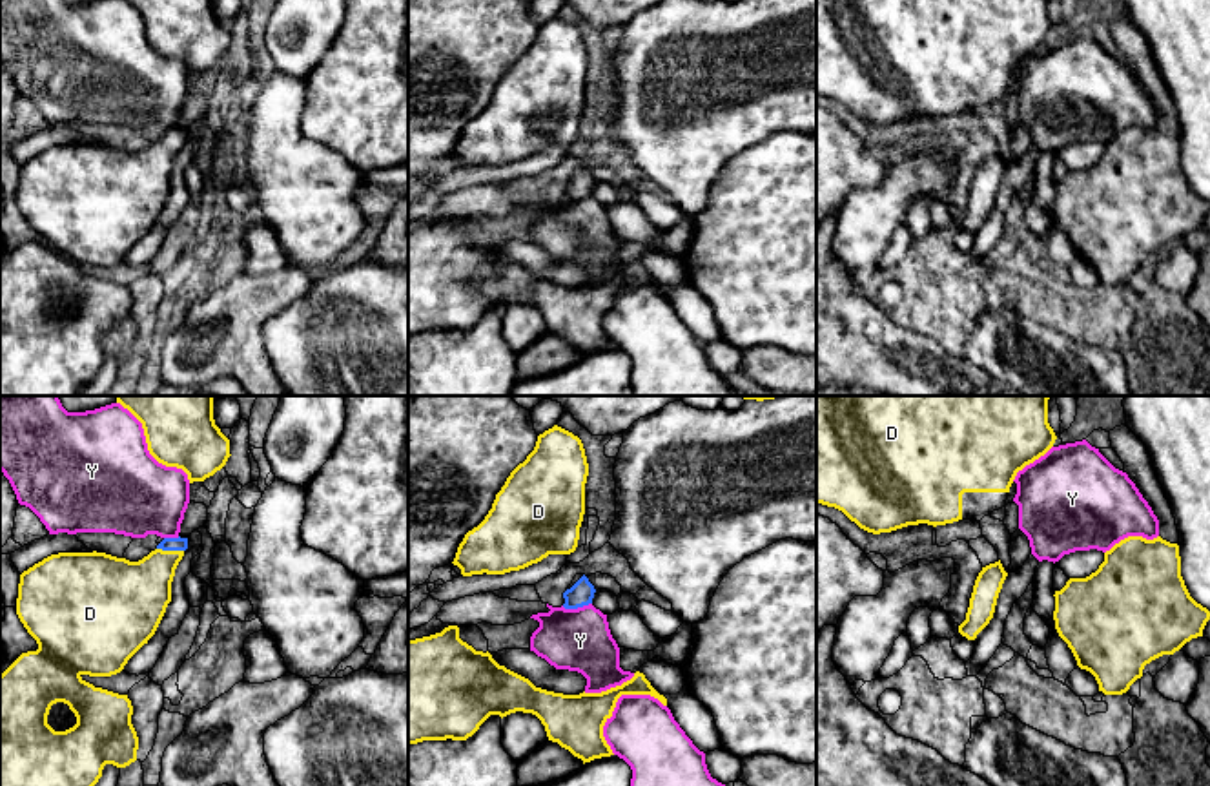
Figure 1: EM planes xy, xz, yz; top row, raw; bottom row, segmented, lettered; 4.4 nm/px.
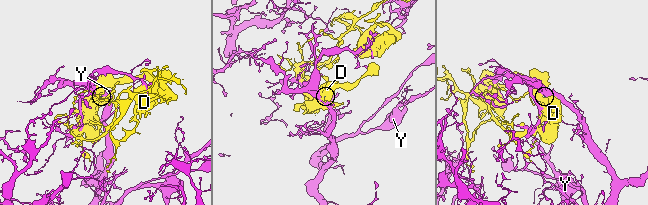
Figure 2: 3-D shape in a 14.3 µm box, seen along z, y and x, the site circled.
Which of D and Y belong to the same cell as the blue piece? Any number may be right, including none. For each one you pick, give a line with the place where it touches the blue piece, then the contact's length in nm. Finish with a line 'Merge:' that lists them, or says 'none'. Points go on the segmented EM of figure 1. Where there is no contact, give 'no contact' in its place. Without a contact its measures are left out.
D: xy (170, 549) | 120 nm
Merge: D

